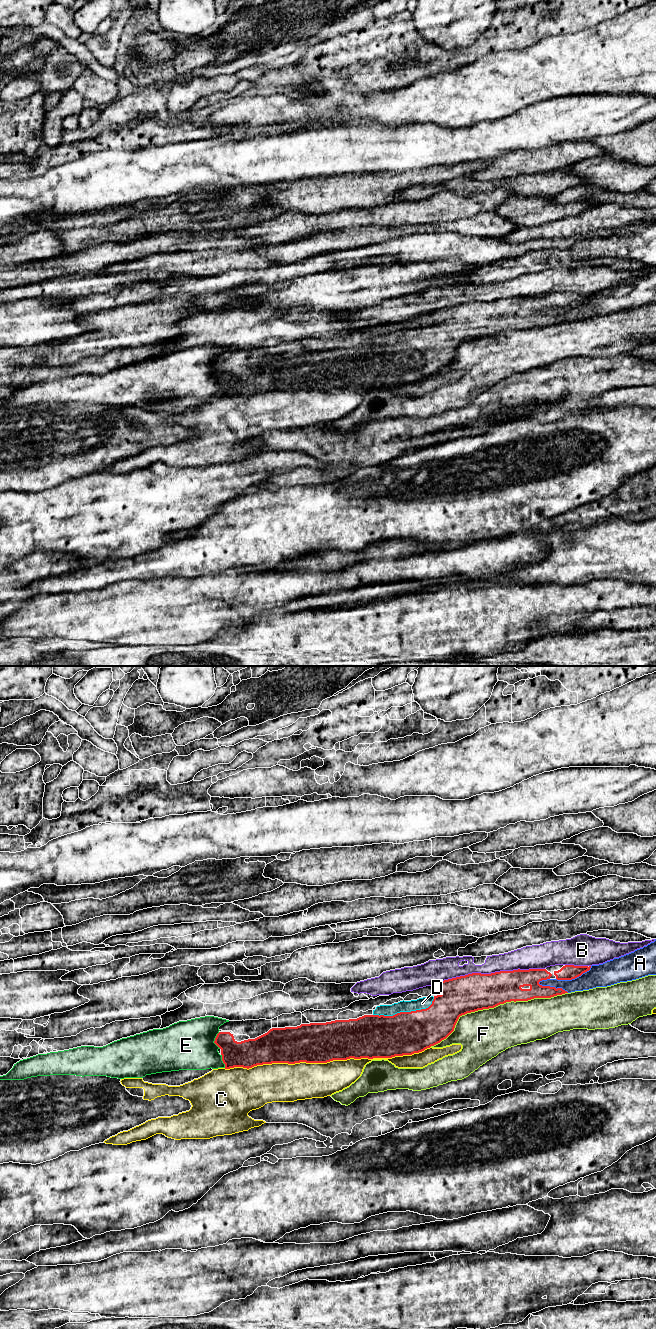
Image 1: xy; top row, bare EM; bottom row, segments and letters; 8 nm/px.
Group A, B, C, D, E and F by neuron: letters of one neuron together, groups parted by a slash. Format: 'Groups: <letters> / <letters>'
Groups: A / B / C / D / E / F

